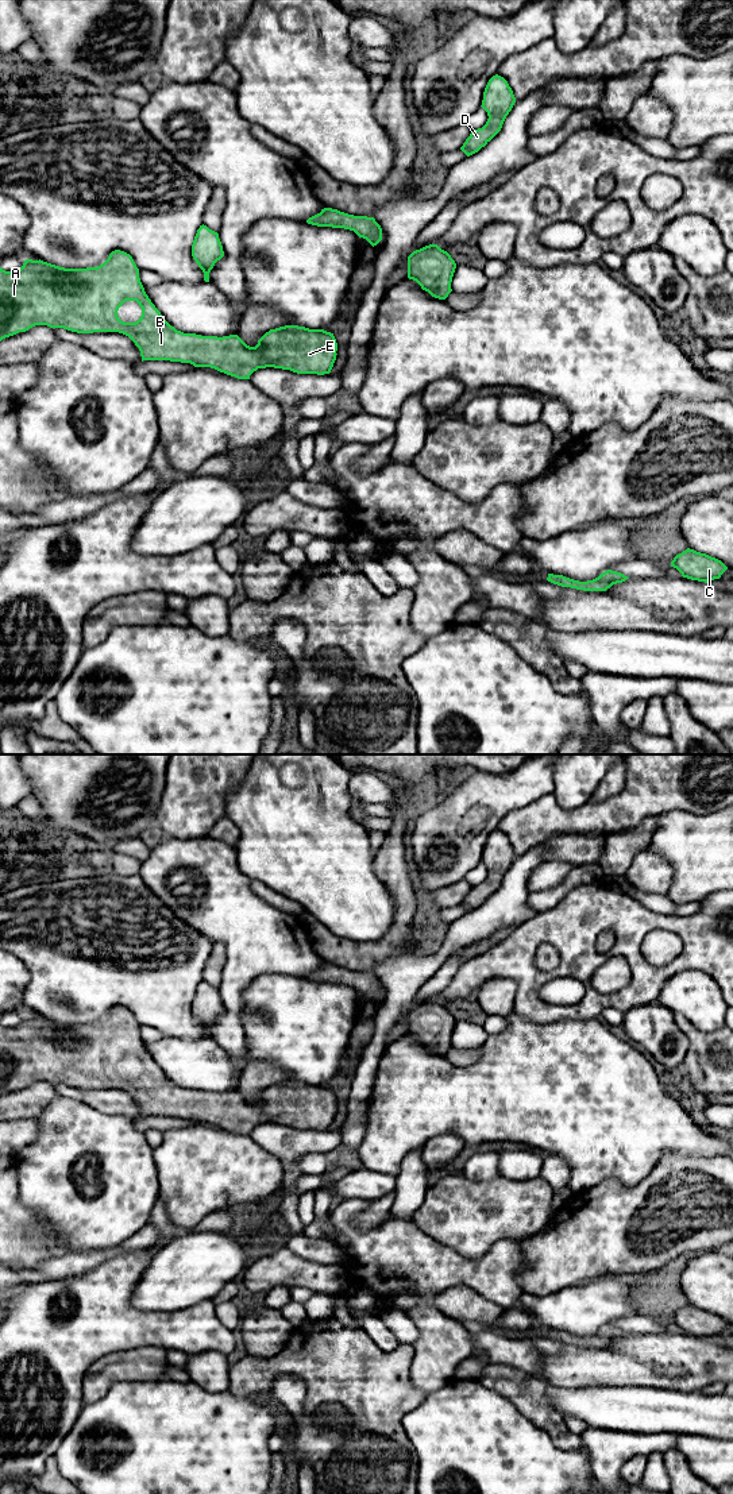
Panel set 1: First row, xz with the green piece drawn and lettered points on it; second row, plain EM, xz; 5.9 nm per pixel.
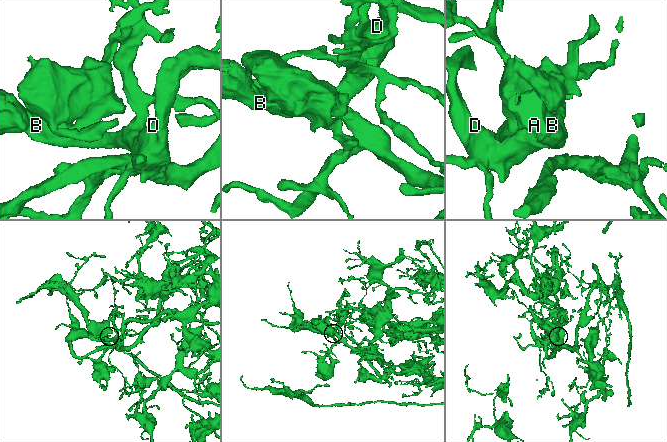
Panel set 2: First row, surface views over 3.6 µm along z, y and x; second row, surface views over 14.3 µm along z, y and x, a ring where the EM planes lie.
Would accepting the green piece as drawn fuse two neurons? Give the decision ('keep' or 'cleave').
keep

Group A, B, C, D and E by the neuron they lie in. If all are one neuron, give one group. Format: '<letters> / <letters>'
A B C D E

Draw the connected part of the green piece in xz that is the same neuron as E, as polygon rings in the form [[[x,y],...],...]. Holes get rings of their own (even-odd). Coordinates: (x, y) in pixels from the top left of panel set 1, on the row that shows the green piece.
[[[115,250],[97,267],[65,269],[43,260],[24,260],[16,271],[0,267],[0,341],[35,325],[63,328],[77,333],[119,332],[128,336],[140,351],[143,360],[170,360],[211,367],[238,379],[250,379],[258,368],[274,367],[297,374],[329,374],[336,360],[337,343],[333,333],[285,325],[266,332],[255,347],[247,345],[238,335],[201,336],[184,333],[171,327],[151,302],[139,278],[132,256]],[[126,301],[136,301],[142,316],[135,323],[117,317]]]

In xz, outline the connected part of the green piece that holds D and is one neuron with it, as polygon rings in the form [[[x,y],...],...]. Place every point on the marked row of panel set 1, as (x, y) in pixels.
[[[498,74],[493,76],[485,88],[481,105],[489,119],[482,128],[472,130],[460,150],[470,157],[485,147],[501,131],[514,103],[516,97],[508,81]]]

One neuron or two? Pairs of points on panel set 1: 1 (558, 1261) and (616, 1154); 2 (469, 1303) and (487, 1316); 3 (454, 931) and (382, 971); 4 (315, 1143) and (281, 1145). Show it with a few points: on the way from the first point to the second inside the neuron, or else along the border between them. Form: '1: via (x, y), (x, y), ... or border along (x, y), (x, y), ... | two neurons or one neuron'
1: border along (632, 1185), (605, 1178), (574, 1193) | two neurons
2: via (473, 1307), (483, 1312) | one neuron
3: via (439, 950), (423, 965), (412, 971), (401, 971) | one neuron
4: via (307, 1143), (289, 1145) | one neuron

